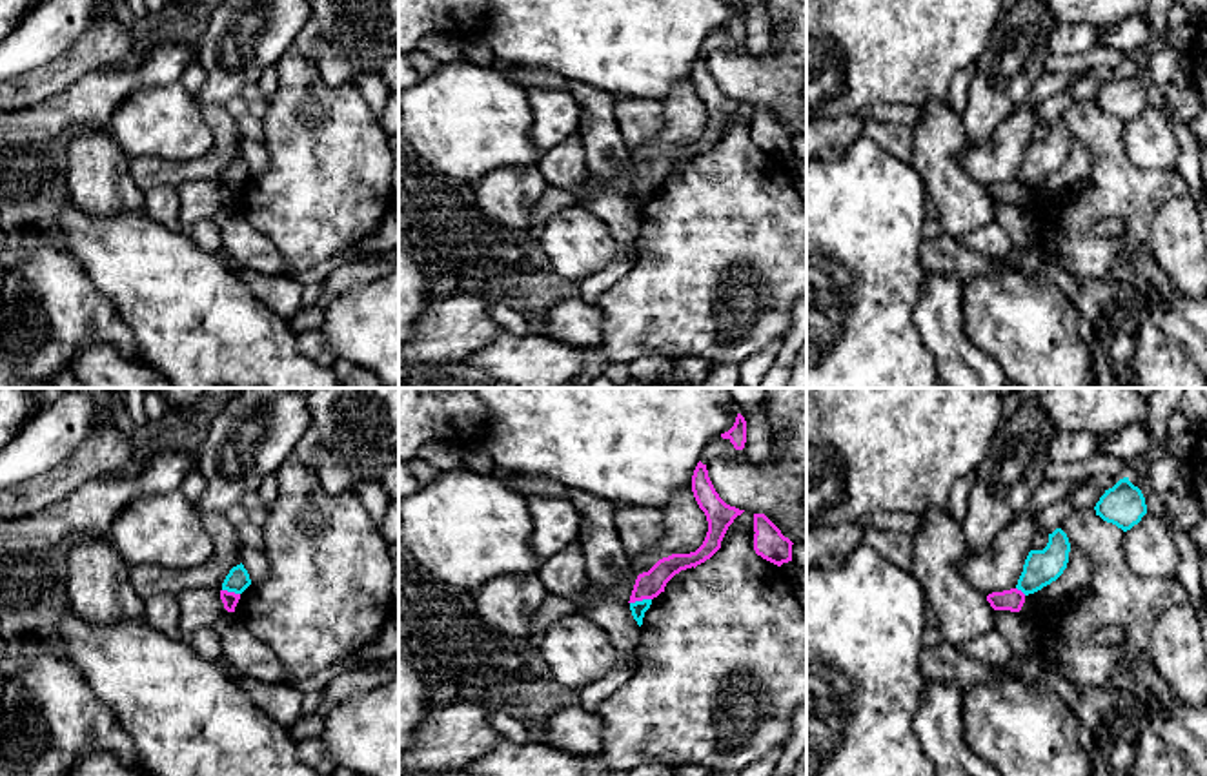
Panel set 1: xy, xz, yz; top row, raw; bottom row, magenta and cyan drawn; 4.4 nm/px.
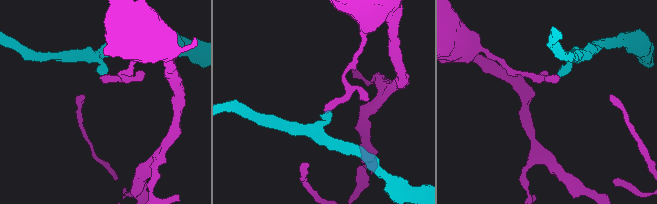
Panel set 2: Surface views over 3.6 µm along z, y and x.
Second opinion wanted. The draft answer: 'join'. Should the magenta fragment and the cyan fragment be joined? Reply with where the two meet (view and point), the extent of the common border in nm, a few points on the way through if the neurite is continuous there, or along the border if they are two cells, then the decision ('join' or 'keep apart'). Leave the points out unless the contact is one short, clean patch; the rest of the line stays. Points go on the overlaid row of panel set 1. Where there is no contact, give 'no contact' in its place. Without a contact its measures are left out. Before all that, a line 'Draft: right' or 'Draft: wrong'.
Draft: wrong
contact xz (639, 600); length 100 nm; border xz (650, 598), (630, 603); keep apart

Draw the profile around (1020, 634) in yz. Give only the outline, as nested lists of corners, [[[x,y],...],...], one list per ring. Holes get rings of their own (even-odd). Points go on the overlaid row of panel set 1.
[[[994,610],[996,628],[1009,641],[1014,663],[1019,665],[1034,656],[1034,628],[1021,612]]]

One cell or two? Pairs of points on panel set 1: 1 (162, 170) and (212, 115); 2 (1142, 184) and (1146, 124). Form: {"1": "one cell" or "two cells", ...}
{"1": "one cell", "2": "two cells"}

